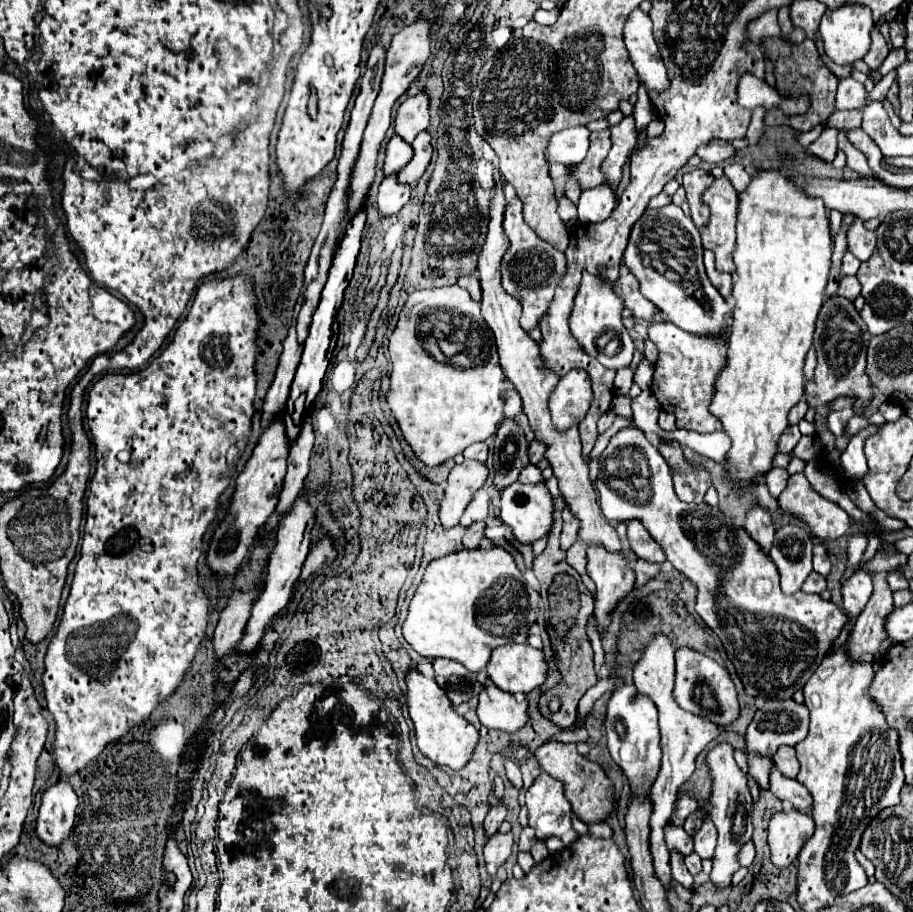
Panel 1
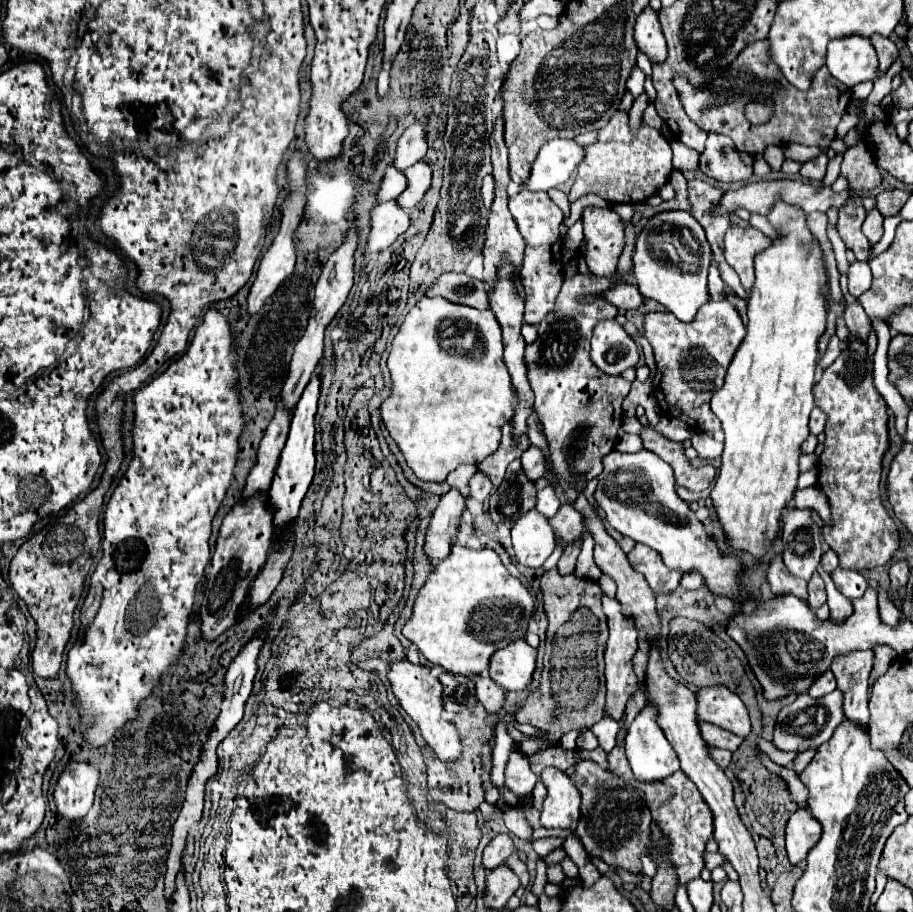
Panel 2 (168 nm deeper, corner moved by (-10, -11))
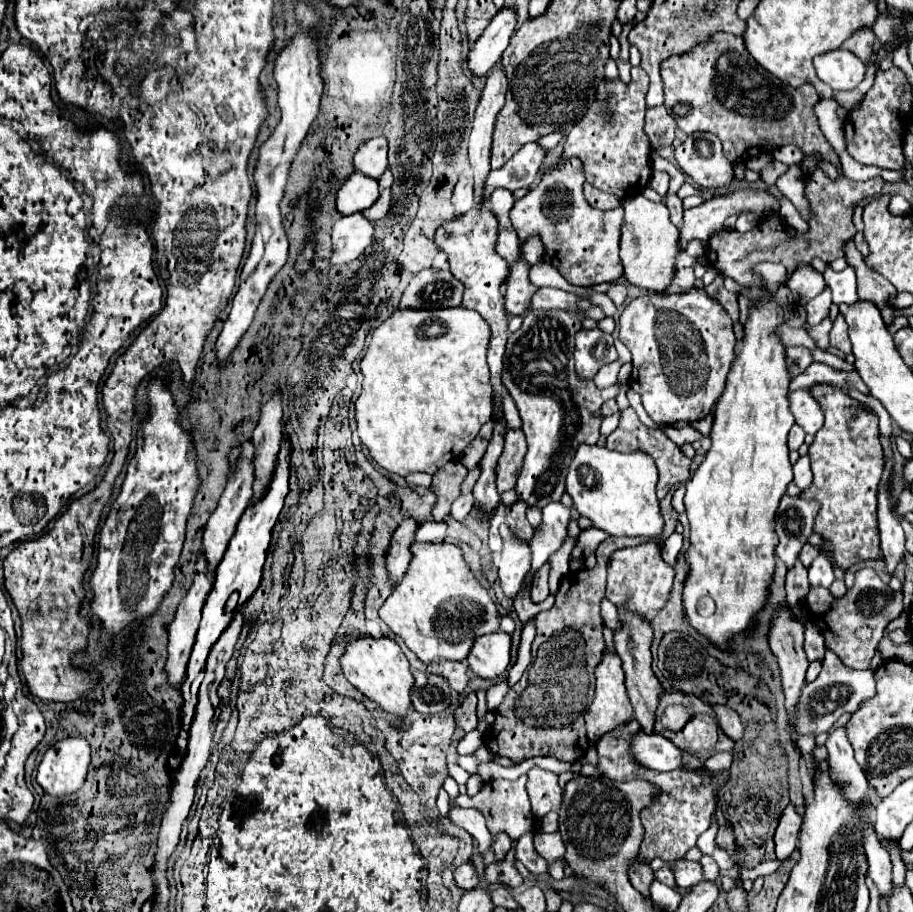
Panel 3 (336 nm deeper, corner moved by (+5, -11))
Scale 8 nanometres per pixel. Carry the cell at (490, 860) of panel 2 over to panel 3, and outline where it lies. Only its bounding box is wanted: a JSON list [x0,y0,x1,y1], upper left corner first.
[453,863,479,891]

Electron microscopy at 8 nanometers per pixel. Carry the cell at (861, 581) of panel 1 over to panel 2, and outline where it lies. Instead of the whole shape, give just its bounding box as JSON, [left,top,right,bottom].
[832,567,870,601]

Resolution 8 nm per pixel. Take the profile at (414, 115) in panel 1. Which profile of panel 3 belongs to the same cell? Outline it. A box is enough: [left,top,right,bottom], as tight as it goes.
[353,137,387,179]

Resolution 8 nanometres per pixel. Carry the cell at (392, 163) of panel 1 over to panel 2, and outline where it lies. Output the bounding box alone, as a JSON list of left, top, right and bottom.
[376,165,408,203]

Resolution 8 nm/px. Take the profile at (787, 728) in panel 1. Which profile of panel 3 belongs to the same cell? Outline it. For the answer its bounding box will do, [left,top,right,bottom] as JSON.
[797,651,875,735]

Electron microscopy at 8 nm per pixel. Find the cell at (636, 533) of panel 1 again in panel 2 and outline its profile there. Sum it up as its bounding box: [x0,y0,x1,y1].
[628,543,682,593]

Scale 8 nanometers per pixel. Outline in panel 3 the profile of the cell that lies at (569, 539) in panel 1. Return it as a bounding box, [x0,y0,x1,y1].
[531,565,549,603]

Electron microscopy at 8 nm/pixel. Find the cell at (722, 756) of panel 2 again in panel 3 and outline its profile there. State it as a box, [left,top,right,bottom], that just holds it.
[705,753,733,771]

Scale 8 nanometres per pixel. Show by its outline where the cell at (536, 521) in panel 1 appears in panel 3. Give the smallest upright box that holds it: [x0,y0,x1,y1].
[499,527,531,599]

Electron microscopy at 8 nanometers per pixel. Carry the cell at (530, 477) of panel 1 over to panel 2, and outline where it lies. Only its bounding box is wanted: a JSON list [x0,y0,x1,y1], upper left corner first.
[536,485,560,517]

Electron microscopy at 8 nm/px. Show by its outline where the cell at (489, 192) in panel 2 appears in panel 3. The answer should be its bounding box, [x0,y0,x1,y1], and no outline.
[451,177,475,215]

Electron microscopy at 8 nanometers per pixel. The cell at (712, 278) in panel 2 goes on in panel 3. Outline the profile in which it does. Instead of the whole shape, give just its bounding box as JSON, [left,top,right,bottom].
[665,253,695,293]

